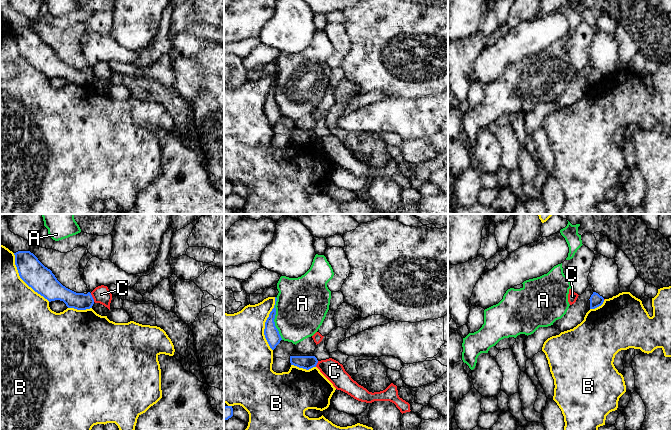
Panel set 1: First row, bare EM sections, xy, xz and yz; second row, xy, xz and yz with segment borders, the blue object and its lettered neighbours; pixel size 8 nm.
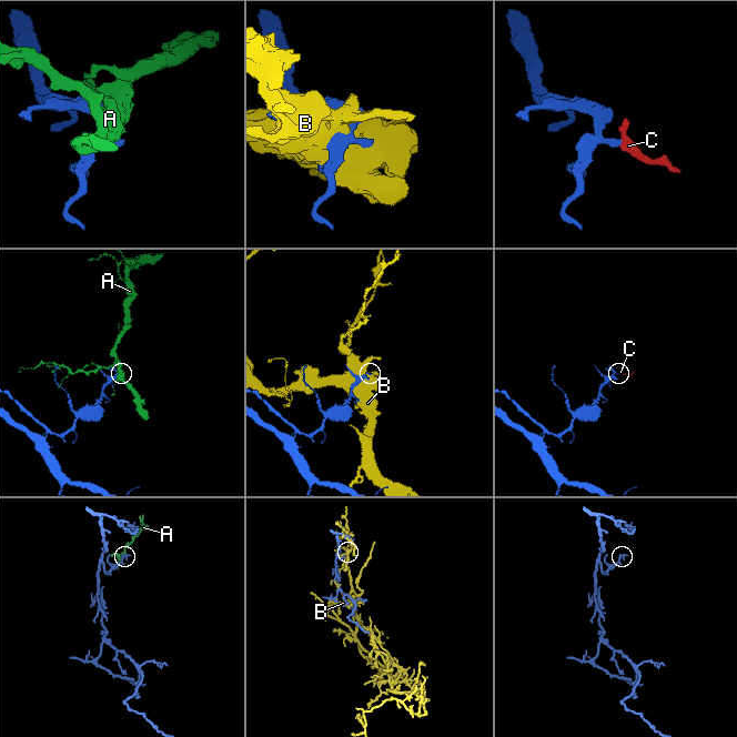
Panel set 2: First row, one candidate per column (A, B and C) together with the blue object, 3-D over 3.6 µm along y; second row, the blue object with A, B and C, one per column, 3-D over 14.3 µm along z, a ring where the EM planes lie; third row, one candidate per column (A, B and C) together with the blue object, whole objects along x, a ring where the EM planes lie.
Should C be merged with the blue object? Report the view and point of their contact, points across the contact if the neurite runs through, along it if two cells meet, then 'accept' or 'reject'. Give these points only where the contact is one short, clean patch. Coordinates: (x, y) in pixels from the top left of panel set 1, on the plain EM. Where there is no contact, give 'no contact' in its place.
xy (92, 73) | along xy (90, 69), (94, 77) | reject

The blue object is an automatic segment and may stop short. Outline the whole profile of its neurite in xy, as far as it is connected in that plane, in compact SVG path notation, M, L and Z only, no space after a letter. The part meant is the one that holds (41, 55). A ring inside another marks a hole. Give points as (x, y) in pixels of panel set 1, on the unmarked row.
M30 27L14 29L20 54L49 78L60 76L68 84L86 86L92 84L94 75L90 68L76 69L63 62L50 45L45 43Z

